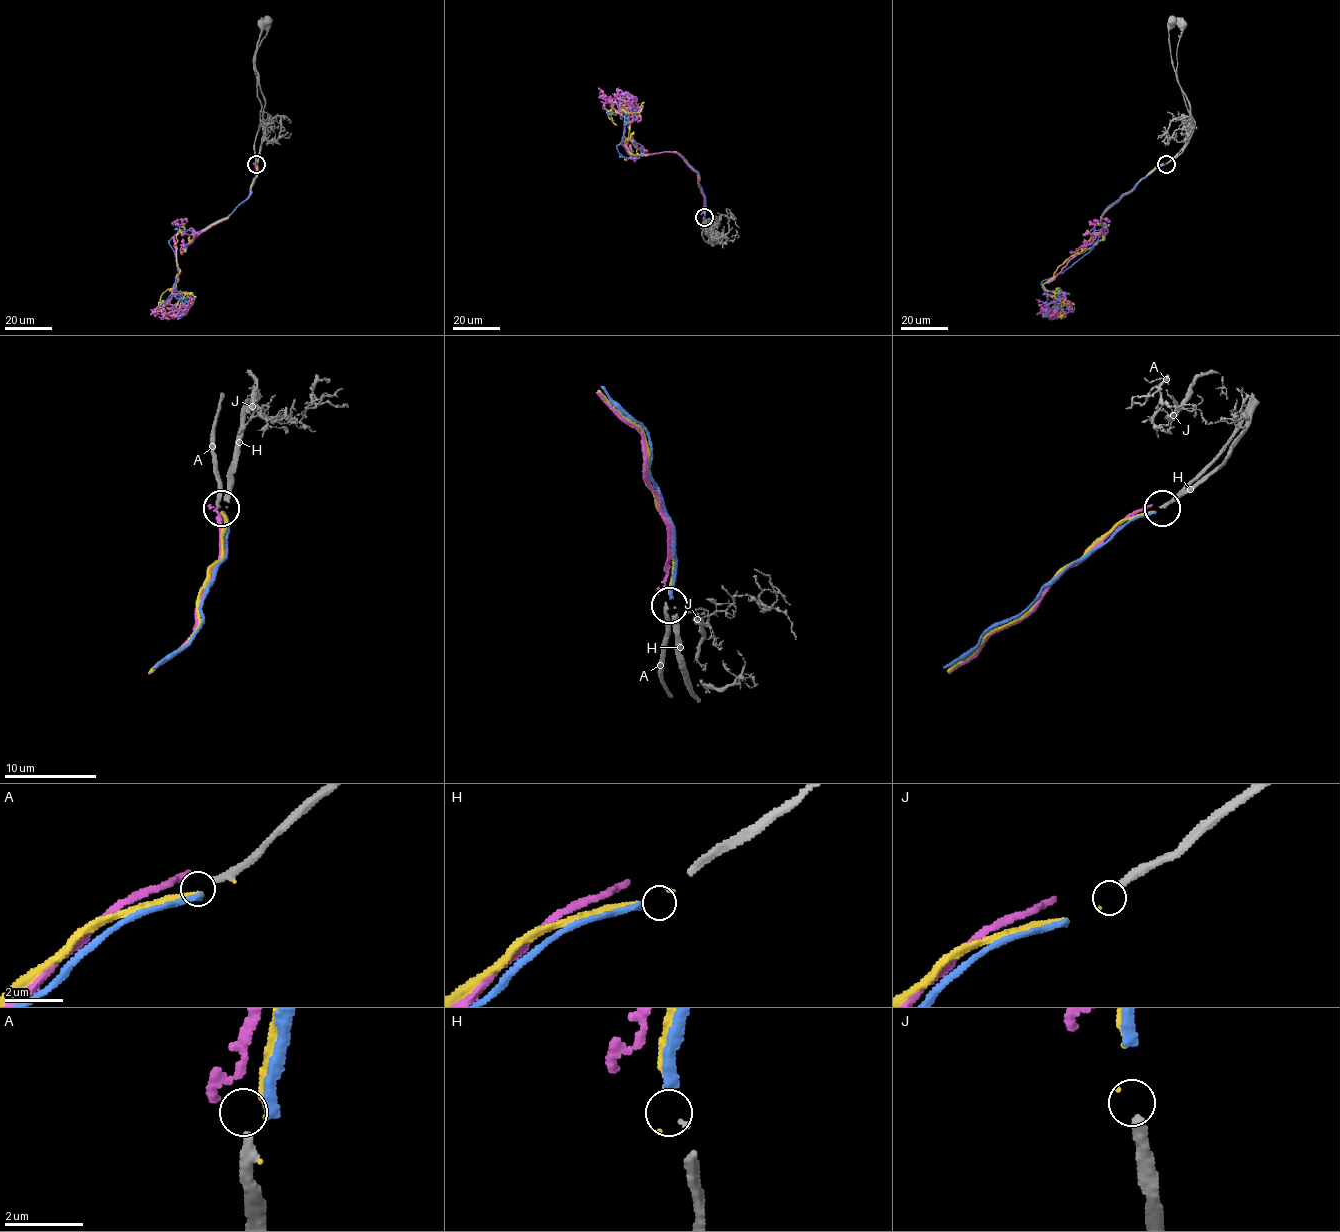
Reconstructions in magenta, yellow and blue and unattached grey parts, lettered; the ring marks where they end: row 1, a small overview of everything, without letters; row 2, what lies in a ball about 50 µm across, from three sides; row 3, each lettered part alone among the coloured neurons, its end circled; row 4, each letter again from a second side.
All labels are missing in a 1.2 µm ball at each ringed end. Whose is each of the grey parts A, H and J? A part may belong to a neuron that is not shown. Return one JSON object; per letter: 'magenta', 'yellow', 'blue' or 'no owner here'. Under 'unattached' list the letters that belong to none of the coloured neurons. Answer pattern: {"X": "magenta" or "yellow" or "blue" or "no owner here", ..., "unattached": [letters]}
{"A": "no owner here", "H": "blue", "J": "yellow", "unattached": ["A"]}

